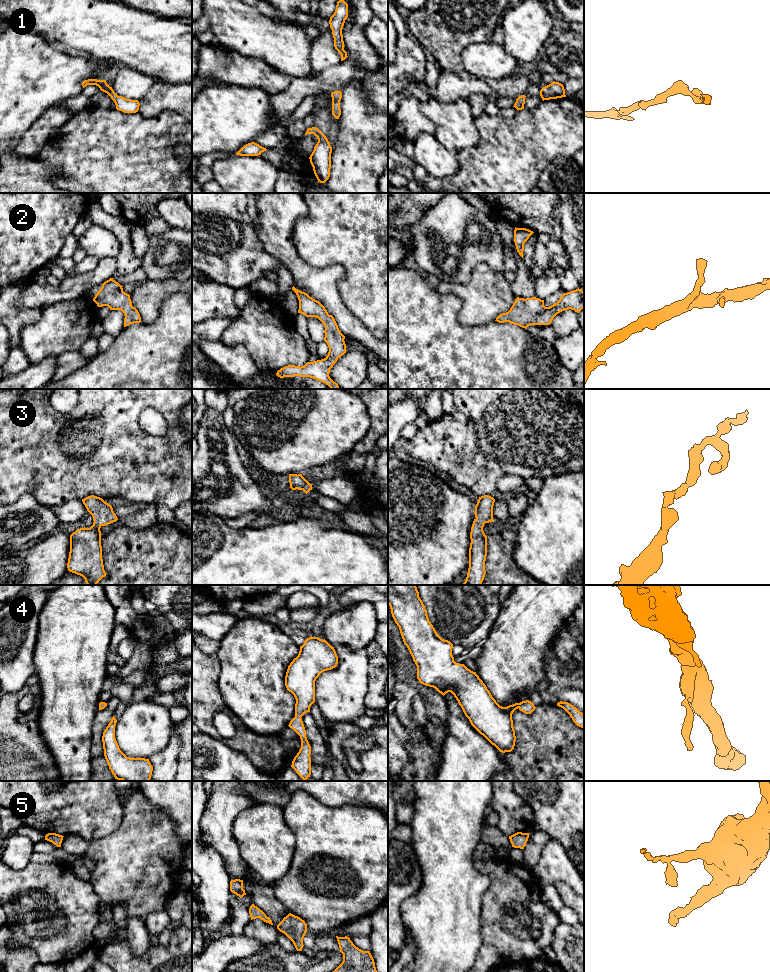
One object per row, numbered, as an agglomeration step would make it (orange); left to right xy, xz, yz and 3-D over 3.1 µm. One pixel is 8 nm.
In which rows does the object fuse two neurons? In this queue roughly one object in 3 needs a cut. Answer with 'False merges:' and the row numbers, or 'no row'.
False merges: no row

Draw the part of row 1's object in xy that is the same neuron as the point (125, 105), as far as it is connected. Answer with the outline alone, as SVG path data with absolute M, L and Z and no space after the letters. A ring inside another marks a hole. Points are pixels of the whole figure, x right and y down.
M88 79L83 81L83 88L87 85L96 85L101 91L107 93L116 105L116 109L124 113L136 113L139 110L140 103L138 100L131 100L118 96L112 87L110 87L106 80Z

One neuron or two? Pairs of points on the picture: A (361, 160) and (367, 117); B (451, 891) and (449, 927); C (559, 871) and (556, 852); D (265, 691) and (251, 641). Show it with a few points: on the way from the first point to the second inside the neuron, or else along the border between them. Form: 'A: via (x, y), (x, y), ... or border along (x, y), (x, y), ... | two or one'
A: via (363, 149), (367, 142), (367, 128) | one
B: via (449, 900), (449, 918) | one
C: via (556, 866), (556, 857) | one
D: via (253, 679), (253, 653) | one

